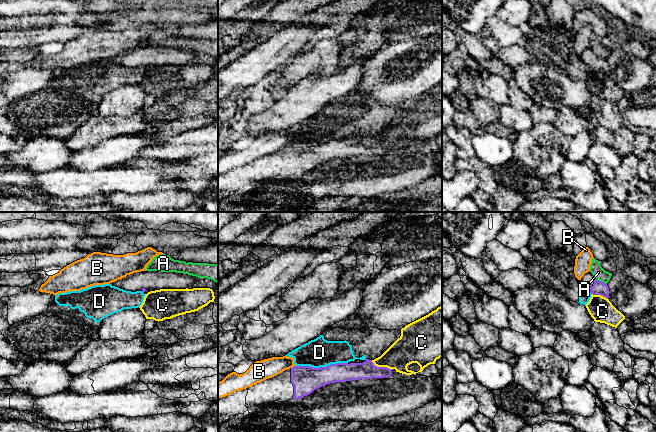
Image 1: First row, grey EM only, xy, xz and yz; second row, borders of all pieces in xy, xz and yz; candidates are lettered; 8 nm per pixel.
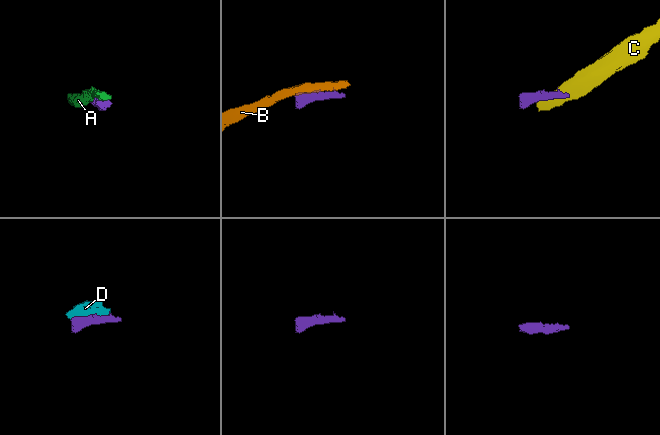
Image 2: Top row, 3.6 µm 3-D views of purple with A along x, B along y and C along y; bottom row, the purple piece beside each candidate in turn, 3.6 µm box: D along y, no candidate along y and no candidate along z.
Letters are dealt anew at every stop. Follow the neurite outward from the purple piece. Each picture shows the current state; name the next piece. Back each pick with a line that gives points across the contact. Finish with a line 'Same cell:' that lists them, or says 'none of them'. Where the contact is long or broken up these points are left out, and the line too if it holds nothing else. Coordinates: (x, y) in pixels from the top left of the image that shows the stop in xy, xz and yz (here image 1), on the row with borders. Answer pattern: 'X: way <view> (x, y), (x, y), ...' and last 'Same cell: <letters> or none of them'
Same cell: none of them

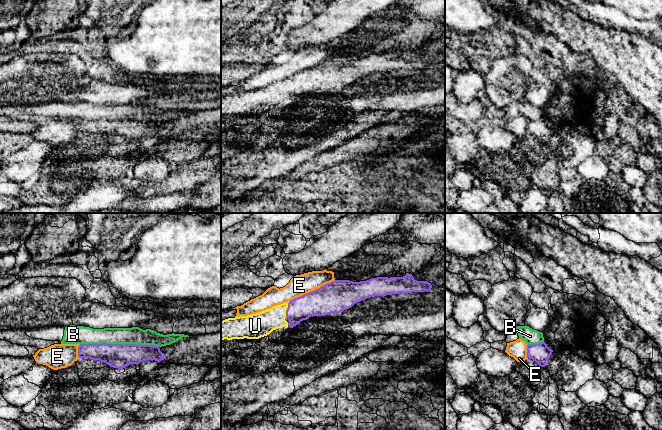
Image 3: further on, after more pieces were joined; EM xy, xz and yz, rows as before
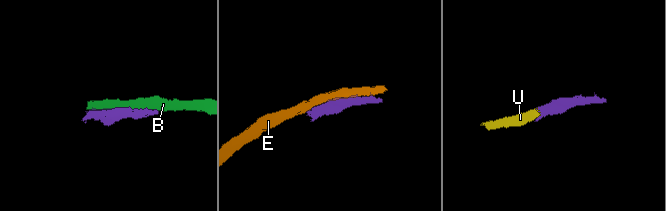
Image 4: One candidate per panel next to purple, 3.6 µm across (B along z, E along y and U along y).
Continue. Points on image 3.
U: way xz (317, 302), (299, 309), (287, 309), (261, 324)
Same cell: U

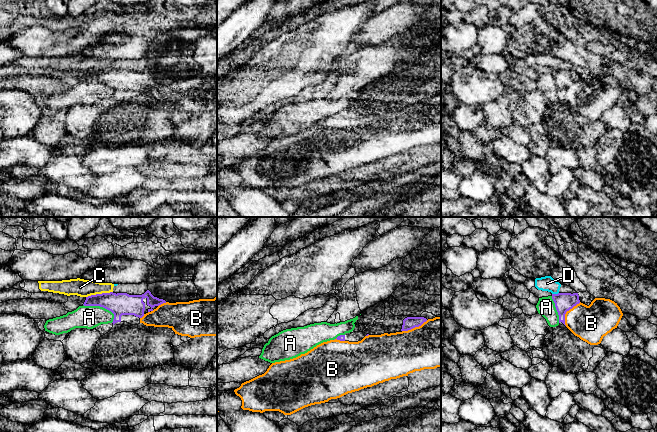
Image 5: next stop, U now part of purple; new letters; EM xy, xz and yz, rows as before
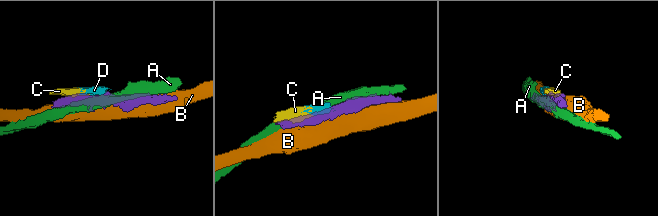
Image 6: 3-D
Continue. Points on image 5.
Same cell: none of them

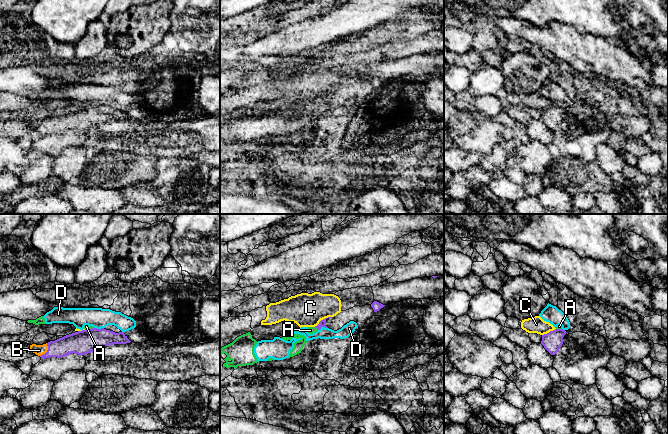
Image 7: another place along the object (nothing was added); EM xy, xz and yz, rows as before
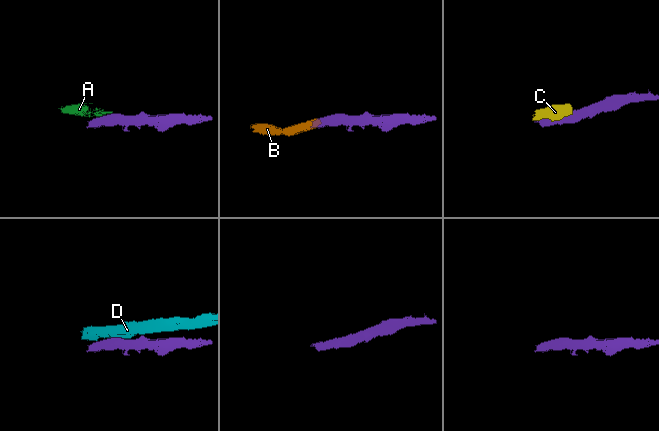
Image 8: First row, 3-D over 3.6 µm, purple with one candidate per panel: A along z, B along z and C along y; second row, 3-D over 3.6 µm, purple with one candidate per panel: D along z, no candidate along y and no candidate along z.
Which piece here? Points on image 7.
B: way xy (77, 343), (47, 350), (39, 350)
Same cell: B

